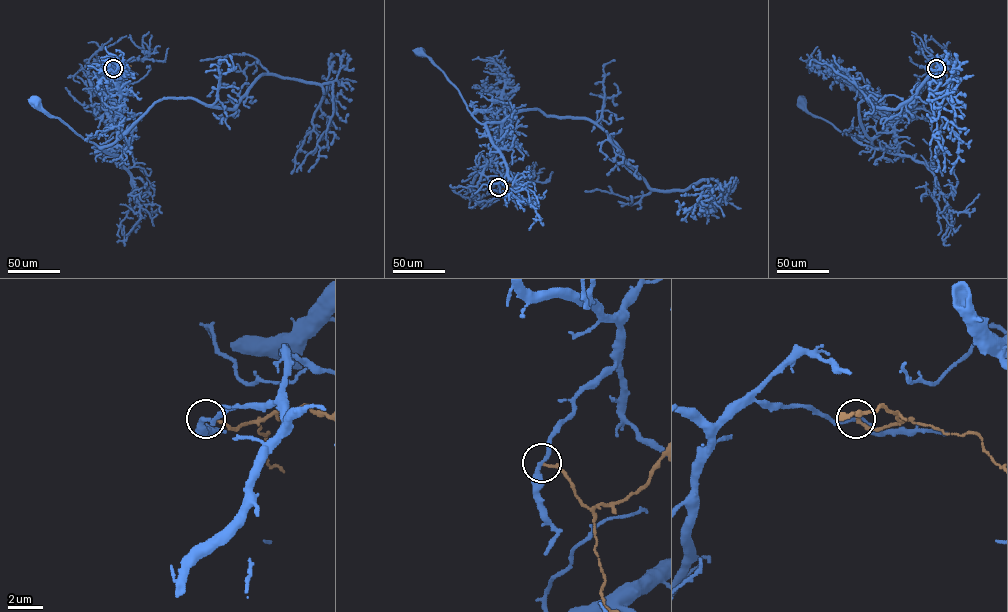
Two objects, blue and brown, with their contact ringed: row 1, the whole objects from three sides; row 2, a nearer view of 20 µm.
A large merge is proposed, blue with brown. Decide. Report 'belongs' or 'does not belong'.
does not belong

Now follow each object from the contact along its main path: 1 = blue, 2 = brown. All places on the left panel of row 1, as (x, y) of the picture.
1: (113, 68), (118, 68), (103, 104), (116, 129), (116, 140), (112, 143), (99, 147), (85, 139), (35, 101)
2: (113, 68), (131, 66)

